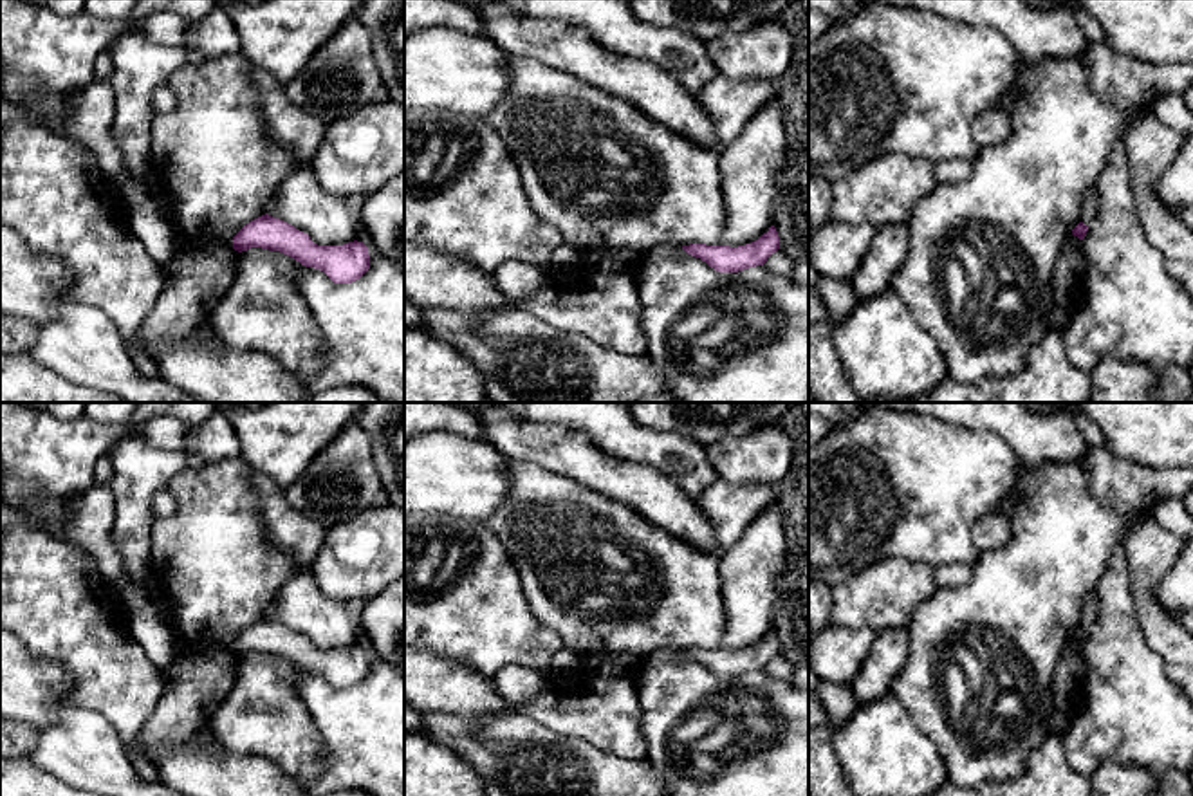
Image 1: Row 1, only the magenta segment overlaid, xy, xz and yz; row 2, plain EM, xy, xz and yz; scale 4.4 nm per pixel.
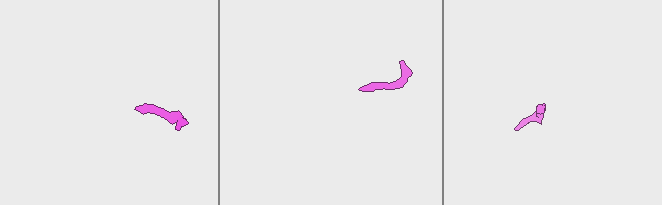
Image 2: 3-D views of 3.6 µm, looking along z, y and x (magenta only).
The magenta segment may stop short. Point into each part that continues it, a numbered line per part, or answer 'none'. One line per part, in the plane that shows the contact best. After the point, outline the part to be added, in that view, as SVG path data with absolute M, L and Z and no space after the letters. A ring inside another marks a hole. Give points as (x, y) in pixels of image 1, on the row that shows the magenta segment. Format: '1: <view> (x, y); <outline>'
1: yz (1091, 204); M1090 186L1085 191L1081 222L1085 226L1090 226L1092 220L1096 218L1096 215L1097 215L1097 209L1099 209L1099 197L1097 197L1097 191L1094 190L1094 186Z

